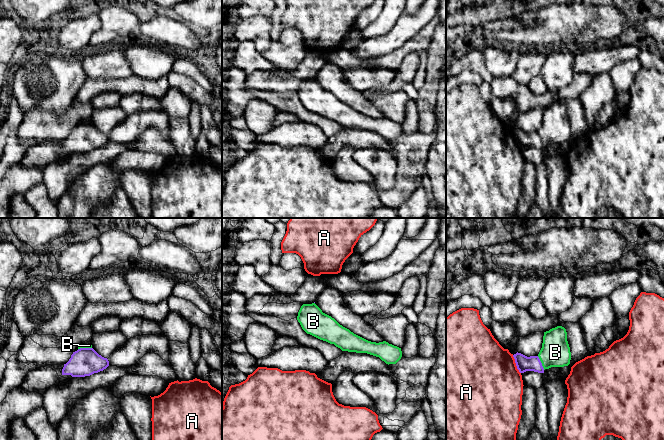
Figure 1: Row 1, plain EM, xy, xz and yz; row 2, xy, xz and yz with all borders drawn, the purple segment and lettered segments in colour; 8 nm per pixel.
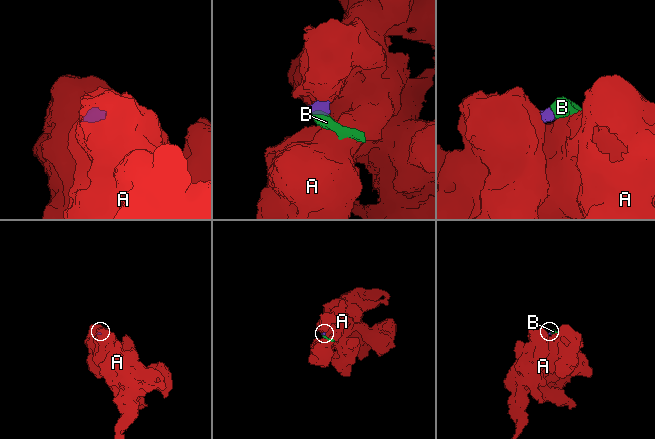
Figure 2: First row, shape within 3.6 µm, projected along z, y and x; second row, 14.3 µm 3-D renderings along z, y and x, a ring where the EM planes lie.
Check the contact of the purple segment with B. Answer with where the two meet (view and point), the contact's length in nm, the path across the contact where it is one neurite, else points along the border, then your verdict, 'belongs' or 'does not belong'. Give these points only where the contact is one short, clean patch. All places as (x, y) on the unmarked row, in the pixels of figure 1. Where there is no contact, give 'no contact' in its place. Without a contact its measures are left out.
contact yz (541, 139); length 130 nm; way yz (523, 139), (541, 139), (555, 128); belongs

